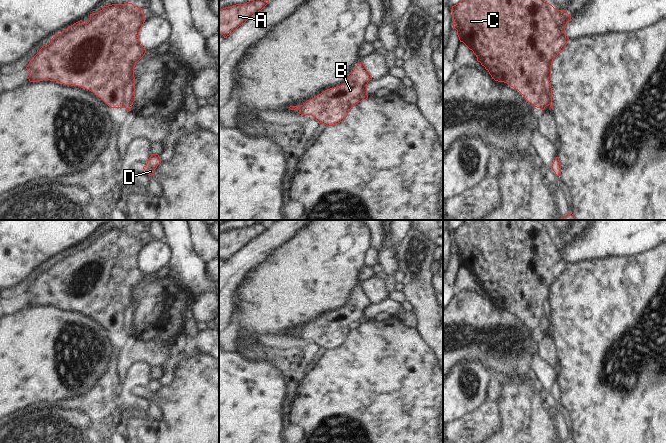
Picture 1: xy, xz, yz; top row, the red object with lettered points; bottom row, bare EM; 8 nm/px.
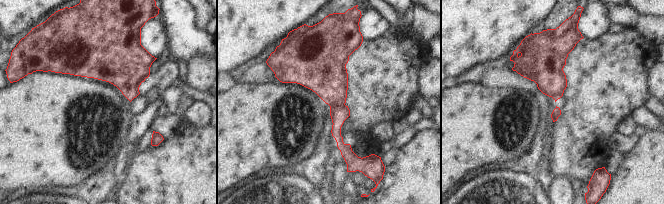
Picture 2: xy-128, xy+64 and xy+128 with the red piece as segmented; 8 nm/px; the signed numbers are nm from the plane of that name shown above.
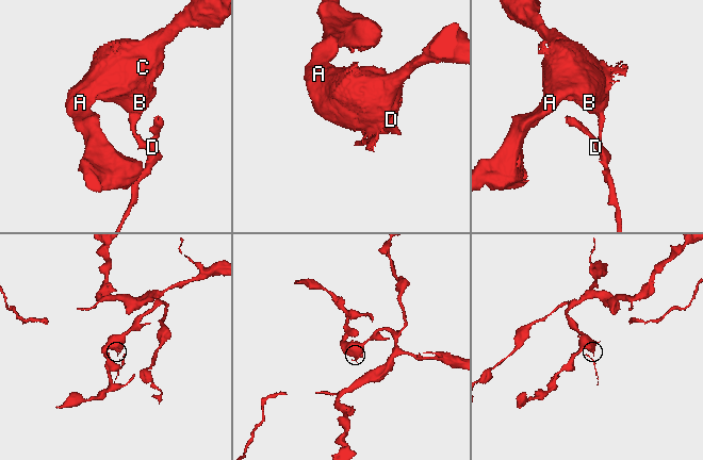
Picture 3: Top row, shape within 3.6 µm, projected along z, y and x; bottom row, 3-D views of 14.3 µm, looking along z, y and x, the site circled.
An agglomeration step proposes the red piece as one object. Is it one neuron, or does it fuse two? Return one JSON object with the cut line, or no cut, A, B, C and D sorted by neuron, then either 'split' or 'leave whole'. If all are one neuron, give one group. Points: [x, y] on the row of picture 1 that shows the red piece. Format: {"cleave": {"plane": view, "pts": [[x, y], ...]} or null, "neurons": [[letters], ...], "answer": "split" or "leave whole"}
{"cleave": {"plane": "xy", "pts": [[131, 90], [131, 98], [124, 107]]}, "neurons": [["A", "B", "C"], ["D"]], "answer": "split"}

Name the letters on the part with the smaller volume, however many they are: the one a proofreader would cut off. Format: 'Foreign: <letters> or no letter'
Foreign: D

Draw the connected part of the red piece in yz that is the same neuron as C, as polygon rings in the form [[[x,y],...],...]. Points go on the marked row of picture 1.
[[[462,0],[452,6],[452,17],[460,42],[473,51],[492,79],[518,90],[534,107],[544,110],[549,105],[553,59],[569,41],[565,27],[571,15],[566,10],[556,10],[545,0]]]

